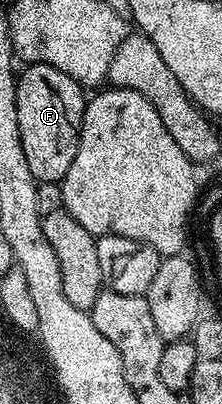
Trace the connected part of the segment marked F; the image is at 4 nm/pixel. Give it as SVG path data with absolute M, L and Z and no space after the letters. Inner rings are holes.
M33 63L22 68L17 75L17 125L21 129L21 149L29 161L29 173L39 183L62 184L73 157L77 157L79 134L83 128L85 91L73 77L61 73L48 63Z

